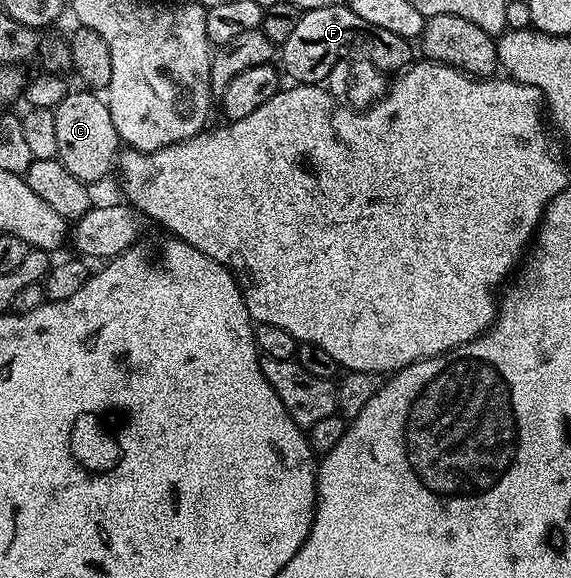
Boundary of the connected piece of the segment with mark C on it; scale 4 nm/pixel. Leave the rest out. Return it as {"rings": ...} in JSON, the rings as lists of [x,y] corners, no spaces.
{"rings":[[[90,90],[69,91],[53,110],[56,129],[56,158],[71,175],[83,182],[94,184],[102,179],[115,165],[120,152],[117,129],[110,117],[105,99],[100,99]]]}

